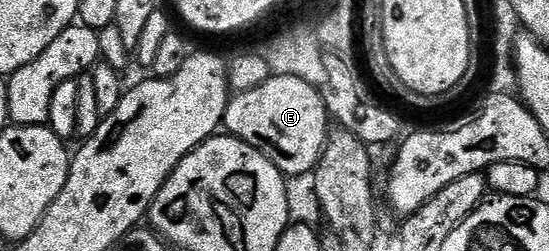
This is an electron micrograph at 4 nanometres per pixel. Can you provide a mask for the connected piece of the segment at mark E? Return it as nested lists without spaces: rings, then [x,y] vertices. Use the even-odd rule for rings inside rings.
[[[270,77],[261,87],[235,93],[227,102],[223,116],[226,132],[249,143],[269,158],[284,178],[303,177],[318,165],[327,145],[329,116],[318,88],[293,77]]]

